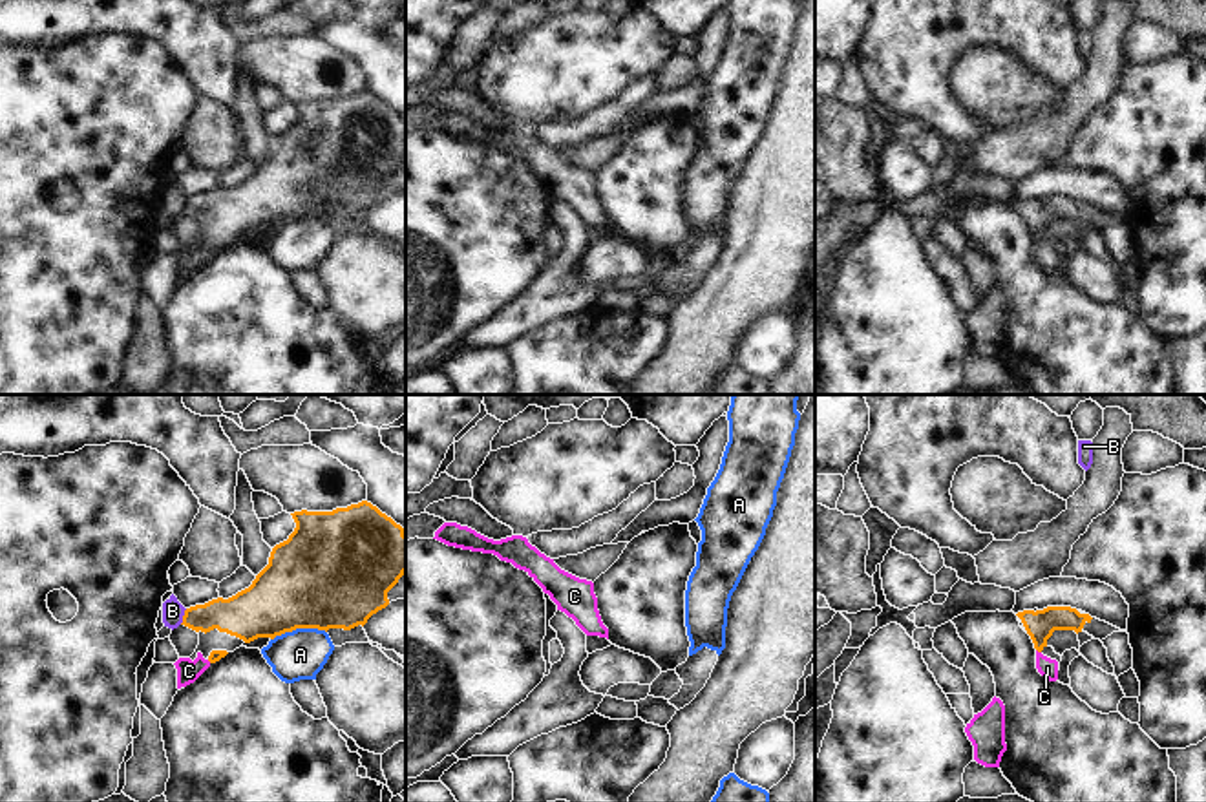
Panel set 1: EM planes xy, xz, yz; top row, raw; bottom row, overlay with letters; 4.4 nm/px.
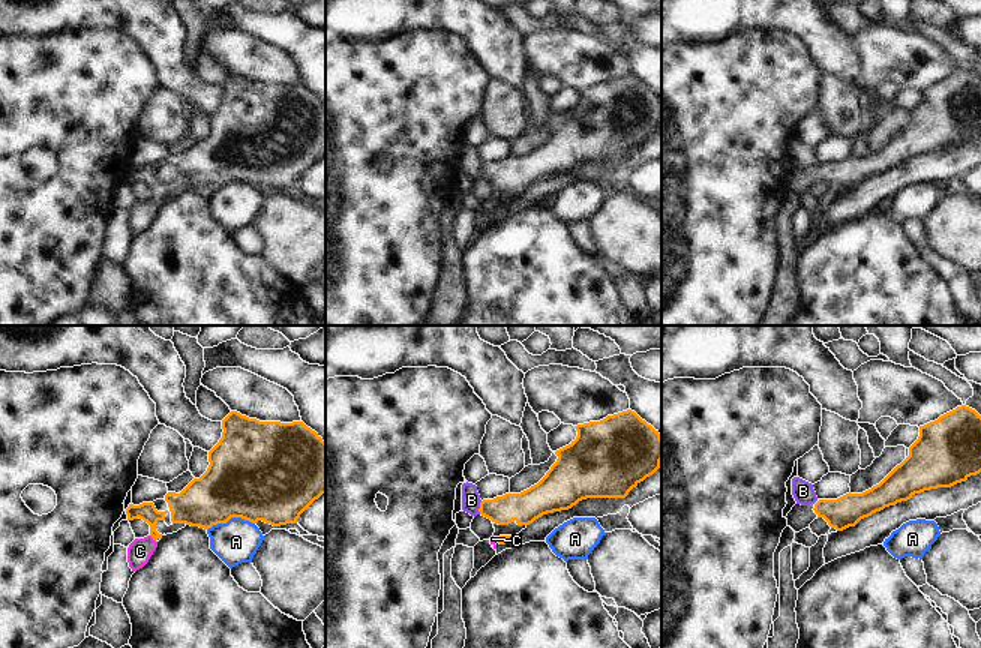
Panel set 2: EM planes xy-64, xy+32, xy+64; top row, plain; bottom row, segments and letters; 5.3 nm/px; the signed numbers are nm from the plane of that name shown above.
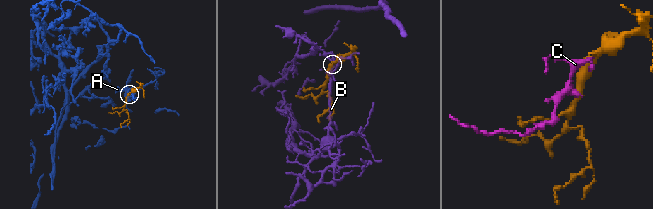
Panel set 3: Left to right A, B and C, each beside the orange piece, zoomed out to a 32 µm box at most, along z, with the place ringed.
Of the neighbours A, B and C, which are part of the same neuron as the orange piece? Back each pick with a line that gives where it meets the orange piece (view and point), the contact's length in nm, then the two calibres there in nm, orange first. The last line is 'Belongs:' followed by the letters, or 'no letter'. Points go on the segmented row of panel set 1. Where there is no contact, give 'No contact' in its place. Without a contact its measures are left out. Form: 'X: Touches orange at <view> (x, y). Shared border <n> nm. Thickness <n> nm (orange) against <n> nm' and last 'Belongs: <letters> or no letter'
C: Touches orange at yz (1038, 651). Shared border 30 nm. Thickness 130 nm (orange) against 90 nm
Belongs: C.

